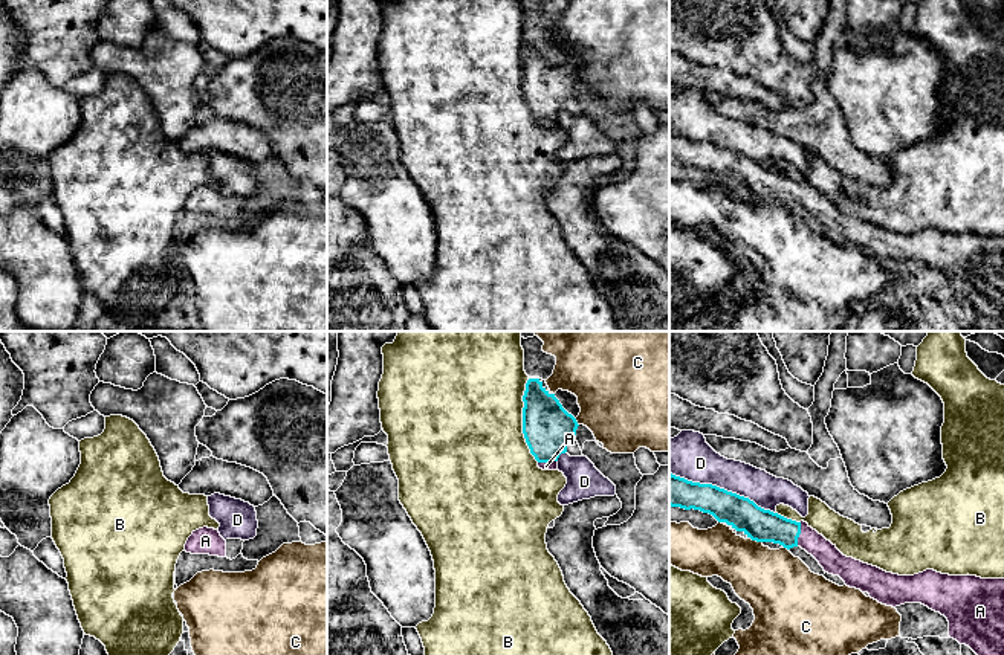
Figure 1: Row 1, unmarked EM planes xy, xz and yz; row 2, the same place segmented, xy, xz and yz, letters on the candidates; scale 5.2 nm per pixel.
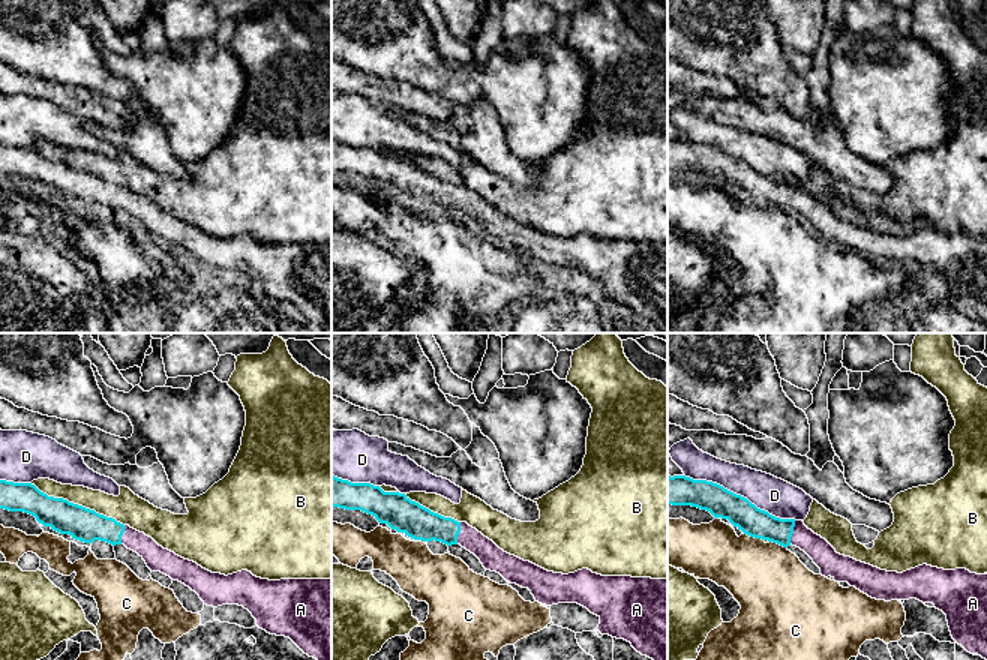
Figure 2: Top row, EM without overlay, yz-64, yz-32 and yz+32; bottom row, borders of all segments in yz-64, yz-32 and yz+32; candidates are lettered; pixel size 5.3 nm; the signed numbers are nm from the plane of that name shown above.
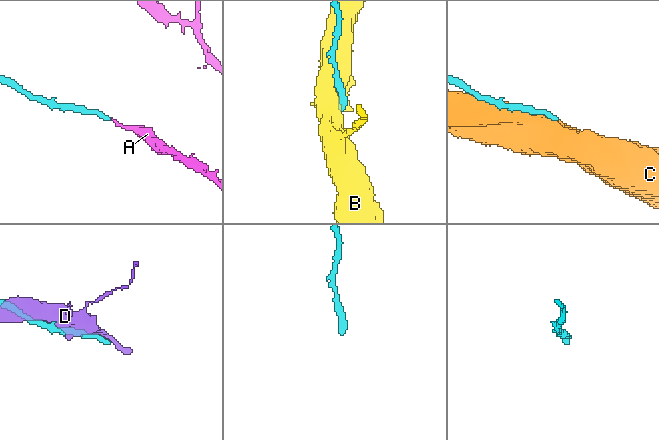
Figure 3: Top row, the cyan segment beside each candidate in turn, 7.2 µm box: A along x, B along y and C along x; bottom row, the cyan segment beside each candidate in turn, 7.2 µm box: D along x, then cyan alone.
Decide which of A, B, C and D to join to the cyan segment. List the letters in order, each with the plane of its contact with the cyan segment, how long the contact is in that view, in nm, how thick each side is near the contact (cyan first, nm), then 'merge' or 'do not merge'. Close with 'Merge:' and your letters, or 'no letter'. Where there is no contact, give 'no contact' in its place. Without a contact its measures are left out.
A: yz | 130 nm | 180/130 nm | merge
B: xz | 440 nm | 260/500 nm | do not merge
C: yz | 70 nm | 180/360 nm | do not merge
D: yz | 600 nm | 170/240 nm | do not merge
Merge: A

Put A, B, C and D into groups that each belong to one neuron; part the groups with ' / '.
A / B / C / D

